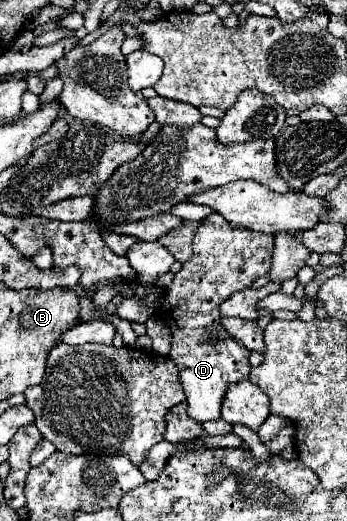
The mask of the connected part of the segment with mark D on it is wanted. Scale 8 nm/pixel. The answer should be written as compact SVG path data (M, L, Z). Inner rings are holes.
M210 214L194 234L194 256L182 266L170 288L166 288L162 304L170 306L162 306L162 310L166 316L172 316L166 320L172 330L172 350L168 356L174 358L180 370L188 416L196 422L220 420L228 386L246 380L250 374L250 350L224 332L218 306L268 272L272 246L272 234L234 230L220 214Z

